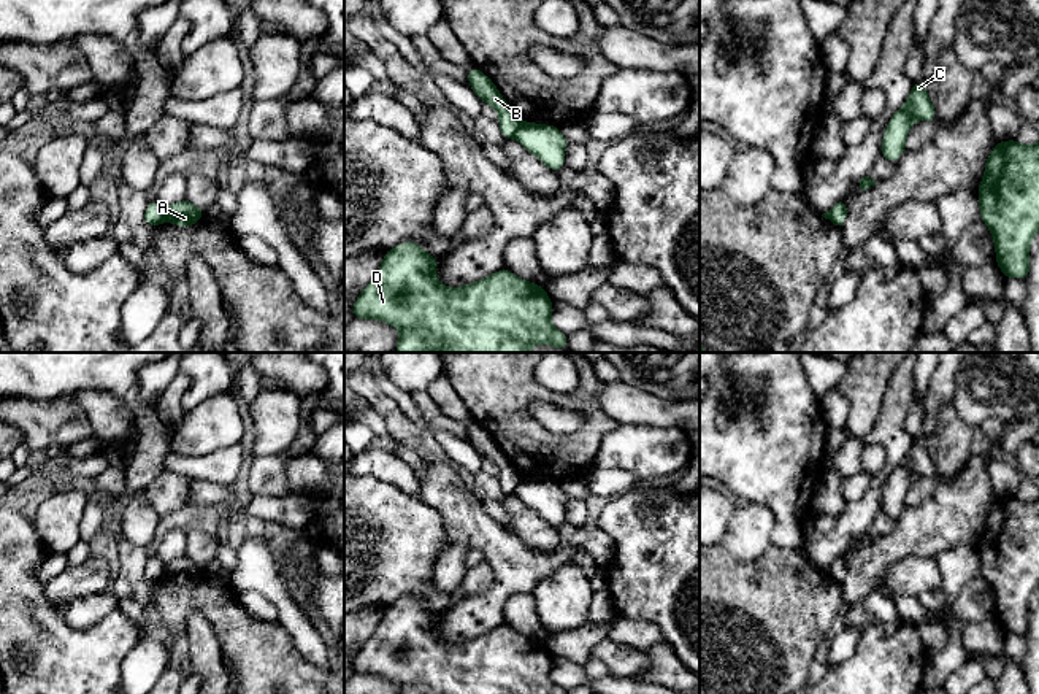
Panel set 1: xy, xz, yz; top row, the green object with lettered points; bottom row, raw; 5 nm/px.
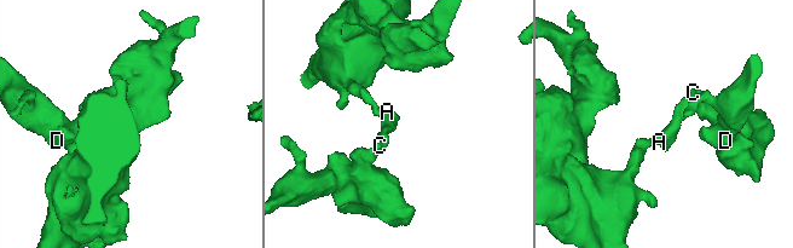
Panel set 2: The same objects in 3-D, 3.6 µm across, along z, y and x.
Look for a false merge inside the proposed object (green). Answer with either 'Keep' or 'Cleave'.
Cleave

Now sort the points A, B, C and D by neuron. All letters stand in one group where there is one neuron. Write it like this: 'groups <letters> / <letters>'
groups A C D / B

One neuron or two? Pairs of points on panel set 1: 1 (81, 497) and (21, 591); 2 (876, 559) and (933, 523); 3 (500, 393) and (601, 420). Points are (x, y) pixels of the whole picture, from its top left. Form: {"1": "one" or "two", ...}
{"1": "two", "2": "one", "3": "one"}

